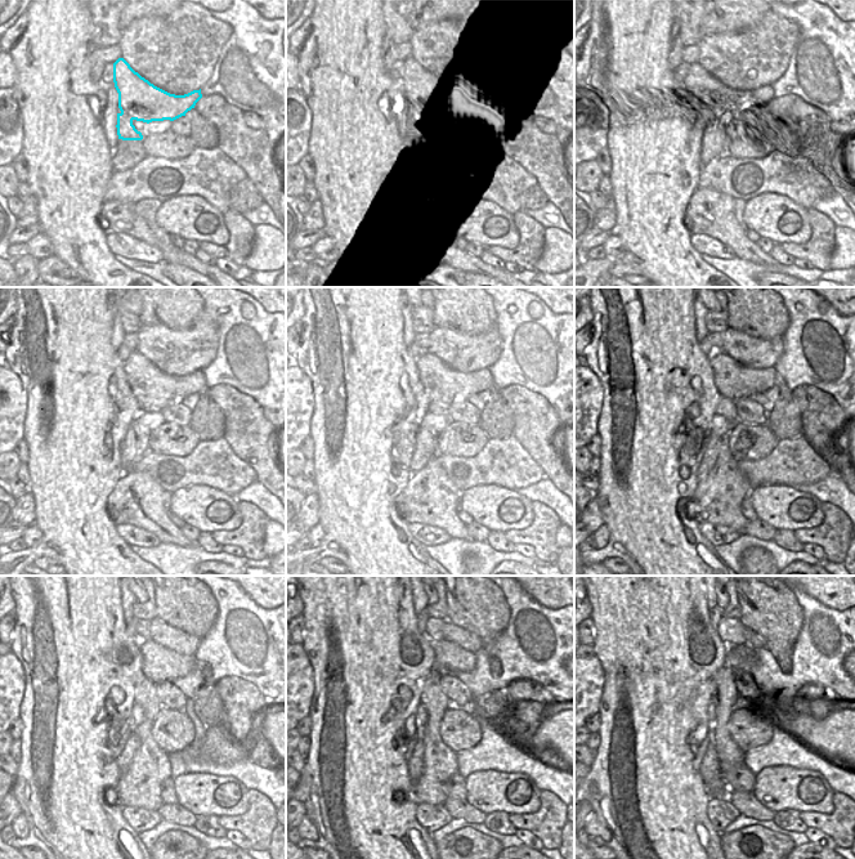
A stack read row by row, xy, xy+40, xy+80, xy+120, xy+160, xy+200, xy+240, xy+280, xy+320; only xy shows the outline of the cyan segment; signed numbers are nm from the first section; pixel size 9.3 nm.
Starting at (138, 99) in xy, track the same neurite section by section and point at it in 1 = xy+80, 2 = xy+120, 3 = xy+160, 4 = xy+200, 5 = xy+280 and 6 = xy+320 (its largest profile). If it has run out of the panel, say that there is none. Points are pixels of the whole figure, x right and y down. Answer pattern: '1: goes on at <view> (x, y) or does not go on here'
1: goes on at xy+80 (726, 102)
2: goes on at xy+120 (153, 389)
3: goes on at xy+160 (442, 384)
4: goes on at xy+200 (733, 380)
5: goes on at xy+280 (450, 658)
6: goes on at xy+320 (710, 769)

